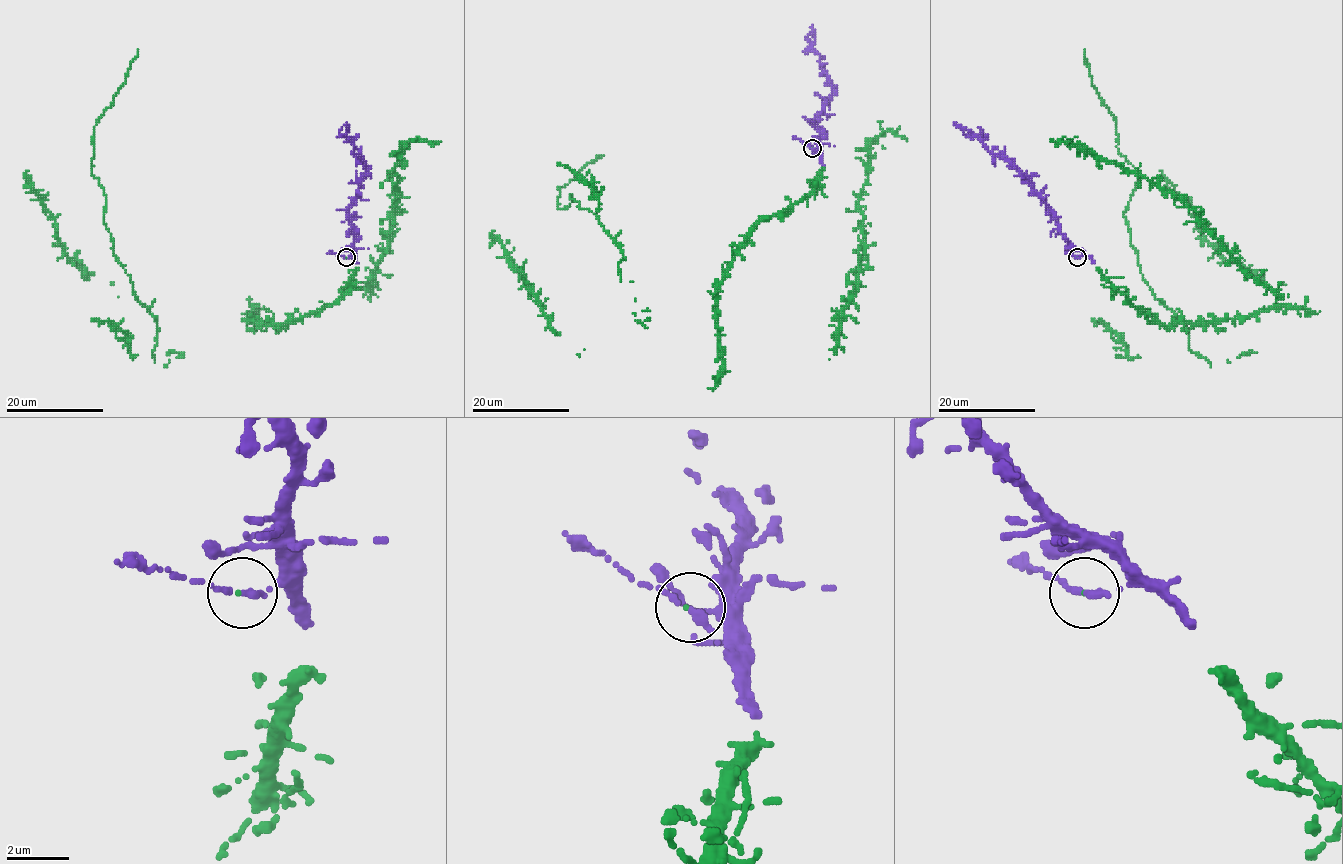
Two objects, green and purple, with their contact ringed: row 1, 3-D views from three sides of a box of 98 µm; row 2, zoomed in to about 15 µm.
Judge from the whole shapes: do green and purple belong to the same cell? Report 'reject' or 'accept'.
accept

